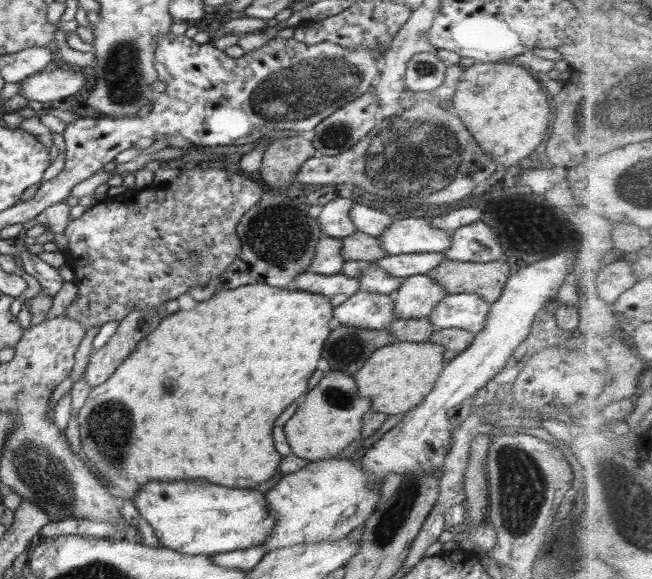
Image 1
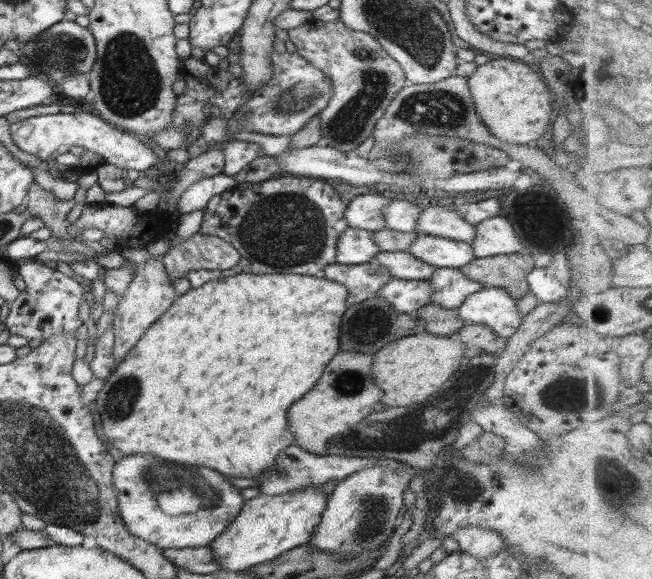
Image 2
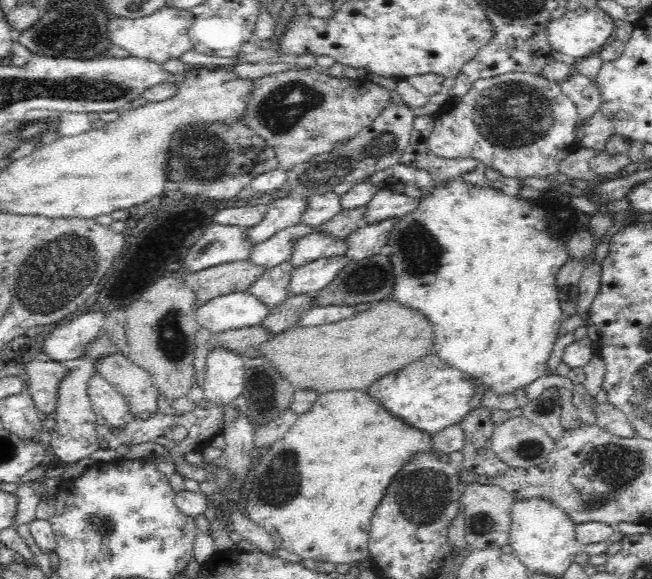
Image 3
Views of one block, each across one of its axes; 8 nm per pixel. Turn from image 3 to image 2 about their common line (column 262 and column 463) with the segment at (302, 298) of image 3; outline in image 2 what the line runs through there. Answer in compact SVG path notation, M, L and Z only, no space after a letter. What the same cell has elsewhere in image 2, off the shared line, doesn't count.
M430 302L418 310L415 316L425 322L426 332L436 336L453 336L467 324L458 309L444 308Z

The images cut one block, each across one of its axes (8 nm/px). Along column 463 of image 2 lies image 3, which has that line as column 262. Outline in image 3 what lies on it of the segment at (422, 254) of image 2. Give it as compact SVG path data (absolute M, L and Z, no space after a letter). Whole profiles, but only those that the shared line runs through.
M296 224L290 228L284 228L280 232L276 232L272 238L260 242L251 248L250 258L248 261L252 265L270 269L278 266L282 262L289 261L292 256L293 248L300 238L312 234L315 229L304 224Z

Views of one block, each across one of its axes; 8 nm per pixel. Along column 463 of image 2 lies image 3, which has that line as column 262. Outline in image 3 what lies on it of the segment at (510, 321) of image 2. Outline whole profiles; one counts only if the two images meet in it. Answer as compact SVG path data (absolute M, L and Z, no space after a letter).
M247 291L233 292L199 305L195 319L199 328L218 334L261 324L269 310L270 306L262 304Z

